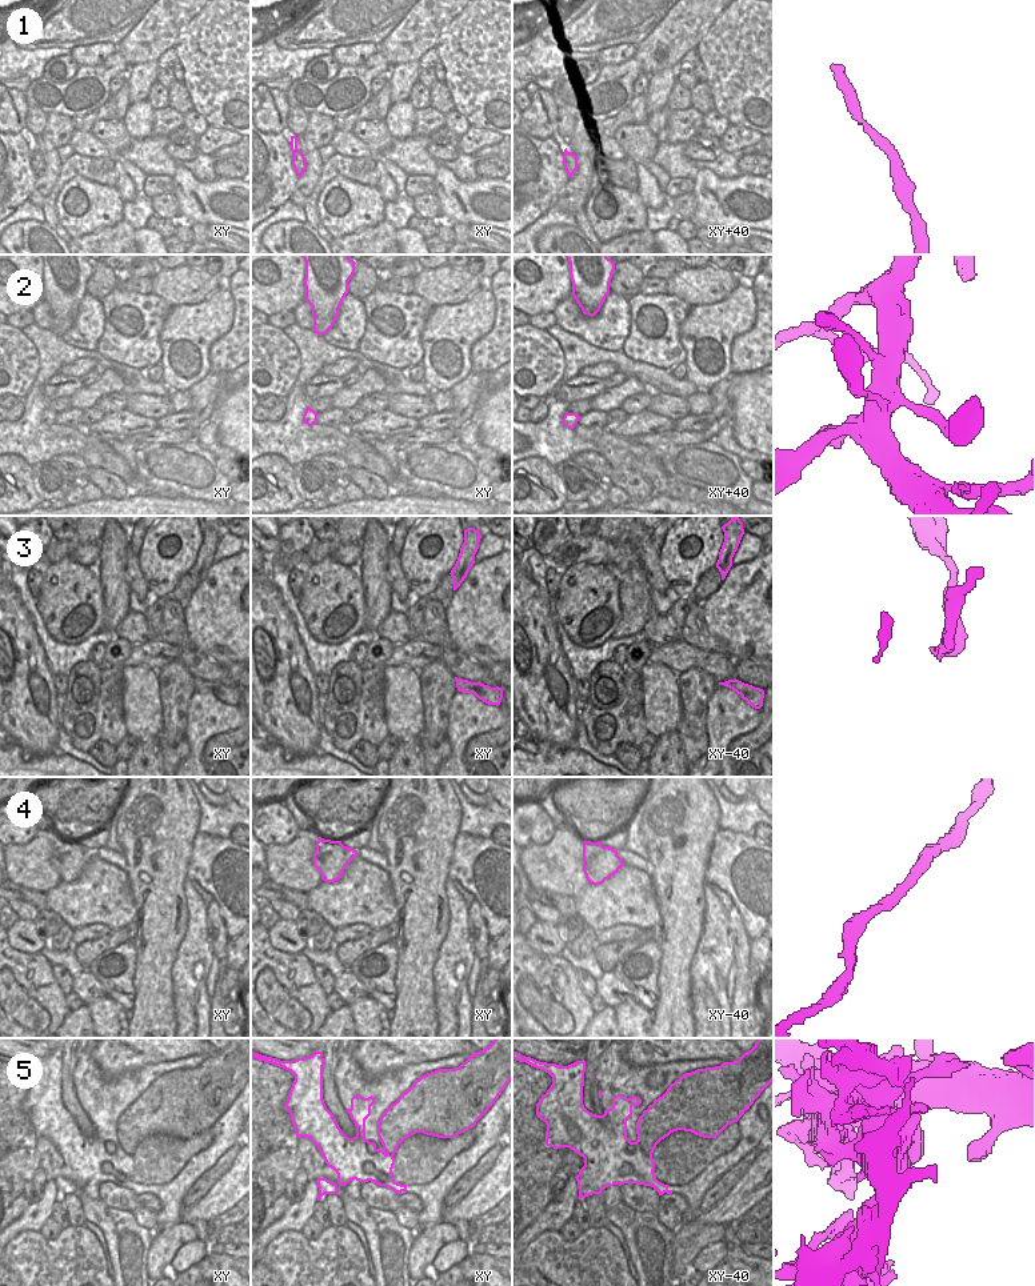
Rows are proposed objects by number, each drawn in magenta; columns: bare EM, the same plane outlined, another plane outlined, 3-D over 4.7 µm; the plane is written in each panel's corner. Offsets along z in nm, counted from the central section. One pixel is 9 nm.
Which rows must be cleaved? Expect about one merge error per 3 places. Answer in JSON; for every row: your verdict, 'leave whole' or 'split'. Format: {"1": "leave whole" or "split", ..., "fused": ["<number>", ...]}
{"1": "leave whole", "2": "leave whole", "3": "split", "4": "leave whole", "5": "split", "fused": ["3", "5"]}

